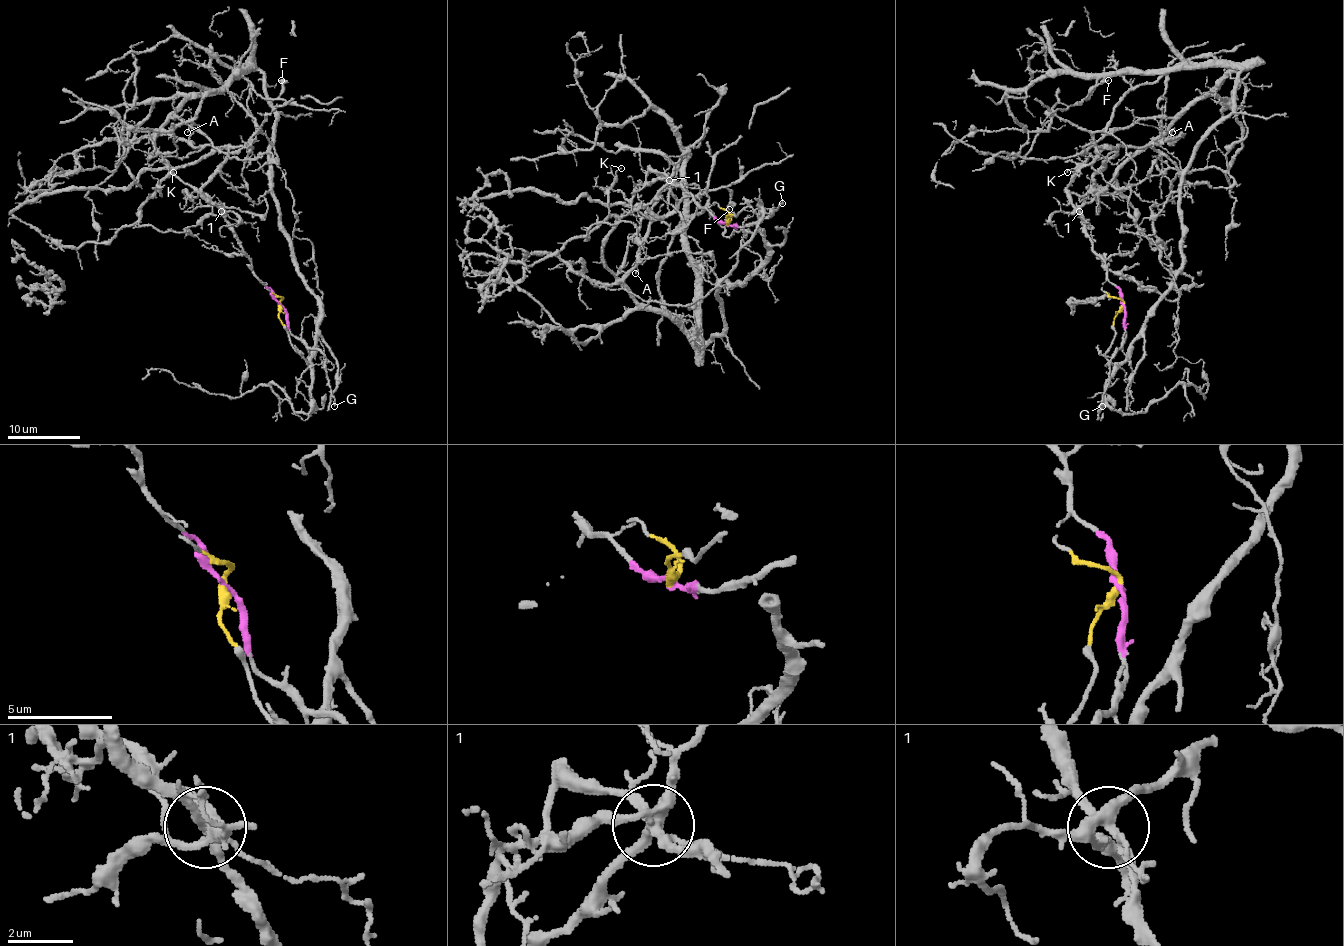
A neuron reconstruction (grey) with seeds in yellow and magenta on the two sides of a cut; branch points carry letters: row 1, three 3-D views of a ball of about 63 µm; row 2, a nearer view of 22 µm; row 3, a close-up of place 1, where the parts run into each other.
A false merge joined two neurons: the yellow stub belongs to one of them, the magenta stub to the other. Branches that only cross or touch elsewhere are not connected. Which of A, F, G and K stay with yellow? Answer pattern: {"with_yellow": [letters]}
{"with_yellow": ["F"]}

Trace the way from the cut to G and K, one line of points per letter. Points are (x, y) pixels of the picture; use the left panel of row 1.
G: (280, 305), (286, 314), (287, 328), (324, 355), (327, 384), (334, 406)
K: (280, 305), (202, 192), (226, 147), (166, 156), (173, 172)

